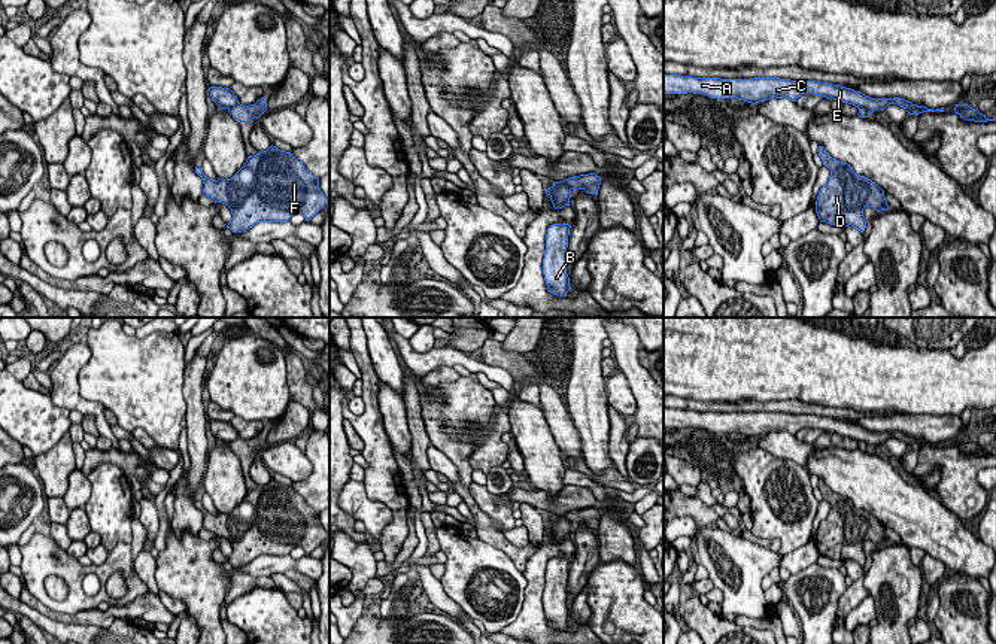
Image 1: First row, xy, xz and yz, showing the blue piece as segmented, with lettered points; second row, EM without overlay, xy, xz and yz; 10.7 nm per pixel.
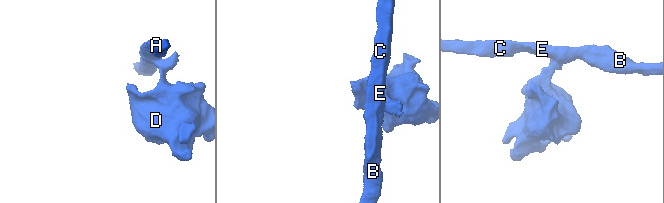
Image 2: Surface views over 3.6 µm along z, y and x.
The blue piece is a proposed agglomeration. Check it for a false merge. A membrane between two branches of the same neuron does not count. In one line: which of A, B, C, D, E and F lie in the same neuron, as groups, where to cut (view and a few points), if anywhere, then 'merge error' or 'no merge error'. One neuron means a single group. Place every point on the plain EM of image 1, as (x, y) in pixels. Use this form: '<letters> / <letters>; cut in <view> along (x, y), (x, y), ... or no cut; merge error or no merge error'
A B C E / D F; cut in xy along (239, 437), (228, 444); merge error

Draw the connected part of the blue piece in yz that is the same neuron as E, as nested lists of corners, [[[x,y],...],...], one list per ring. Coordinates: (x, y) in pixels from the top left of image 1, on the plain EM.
[[[664,407],[664,428],[704,428],[711,432],[744,434],[756,438],[769,432],[787,431],[796,435],[802,428],[822,429],[829,434],[839,434],[856,441],[865,441],[869,447],[884,444],[889,438],[904,441],[910,449],[923,446],[944,446],[941,443],[927,443],[913,438],[904,432],[871,432],[860,425],[841,419],[816,414],[790,414],[780,411],[753,411],[753,413],[720,413],[720,411],[692,411]]]

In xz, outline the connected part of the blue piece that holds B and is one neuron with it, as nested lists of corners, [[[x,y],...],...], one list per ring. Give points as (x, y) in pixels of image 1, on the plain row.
[[[553,558],[547,562],[546,584],[543,593],[543,608],[549,626],[558,631],[567,631],[571,623],[567,608],[567,581],[571,559]]]

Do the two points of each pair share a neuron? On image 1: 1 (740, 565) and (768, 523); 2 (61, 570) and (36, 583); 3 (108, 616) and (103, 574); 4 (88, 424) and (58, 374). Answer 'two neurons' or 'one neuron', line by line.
1: two neurons
2: one neuron
3: two neurons
4: two neurons

